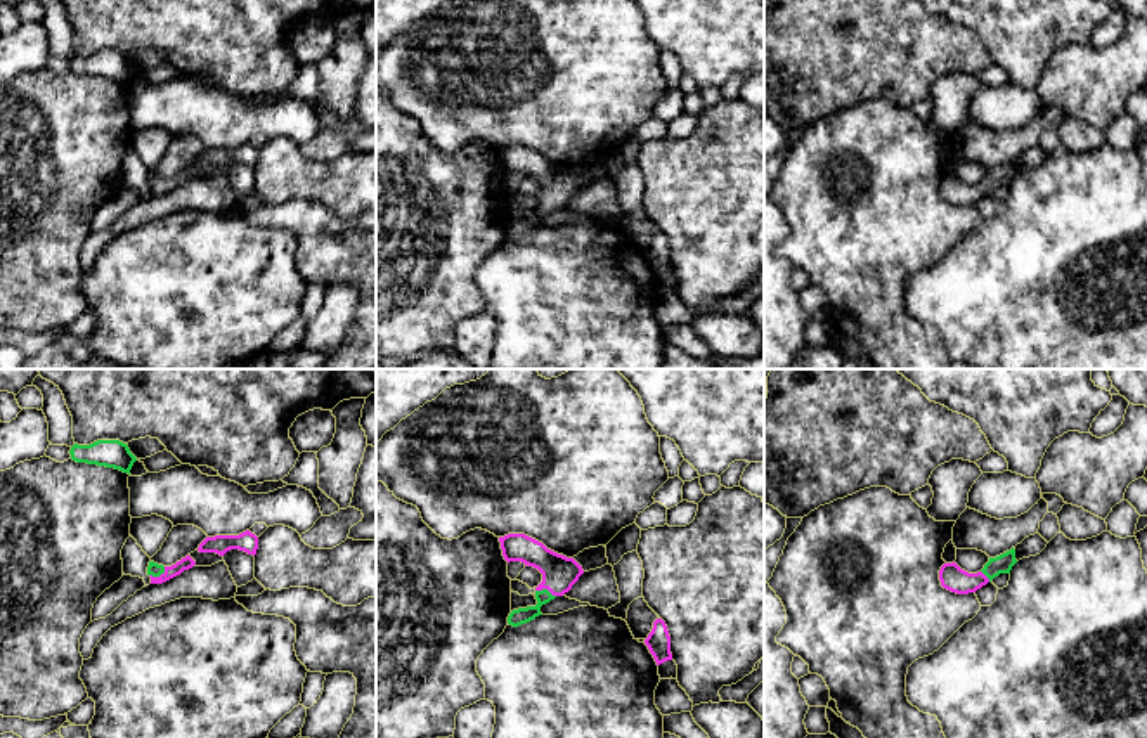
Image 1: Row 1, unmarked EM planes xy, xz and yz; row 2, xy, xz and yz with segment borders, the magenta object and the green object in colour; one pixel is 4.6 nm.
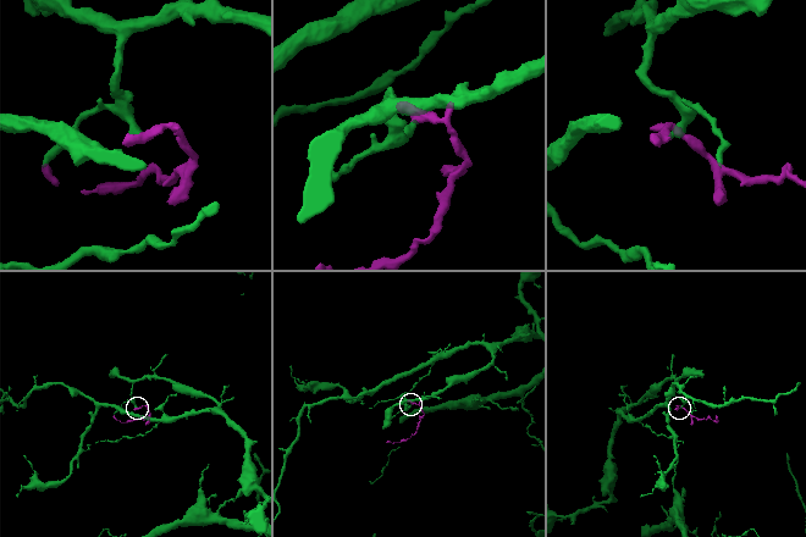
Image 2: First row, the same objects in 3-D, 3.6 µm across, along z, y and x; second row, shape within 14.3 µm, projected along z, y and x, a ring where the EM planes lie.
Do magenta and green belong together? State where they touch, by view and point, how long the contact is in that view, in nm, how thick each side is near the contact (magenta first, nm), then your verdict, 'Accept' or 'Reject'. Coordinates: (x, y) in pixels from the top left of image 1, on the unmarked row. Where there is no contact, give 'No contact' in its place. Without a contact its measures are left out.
Touches magenta at xy (160, 187). Shared border 90 nm. Thickness 60 nm (magenta) against 60 nm. Accept

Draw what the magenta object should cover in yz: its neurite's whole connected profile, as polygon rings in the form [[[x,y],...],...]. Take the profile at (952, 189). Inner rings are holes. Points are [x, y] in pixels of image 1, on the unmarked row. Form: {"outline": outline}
{"outline": [[[1012,159],[1010,163],[996,170],[989,170],[984,180],[977,185],[969,185],[962,182],[955,173],[944,175],[939,182],[939,192],[941,197],[951,204],[969,206],[975,204],[1000,185],[1010,185],[1015,175],[1015,161]]]}

